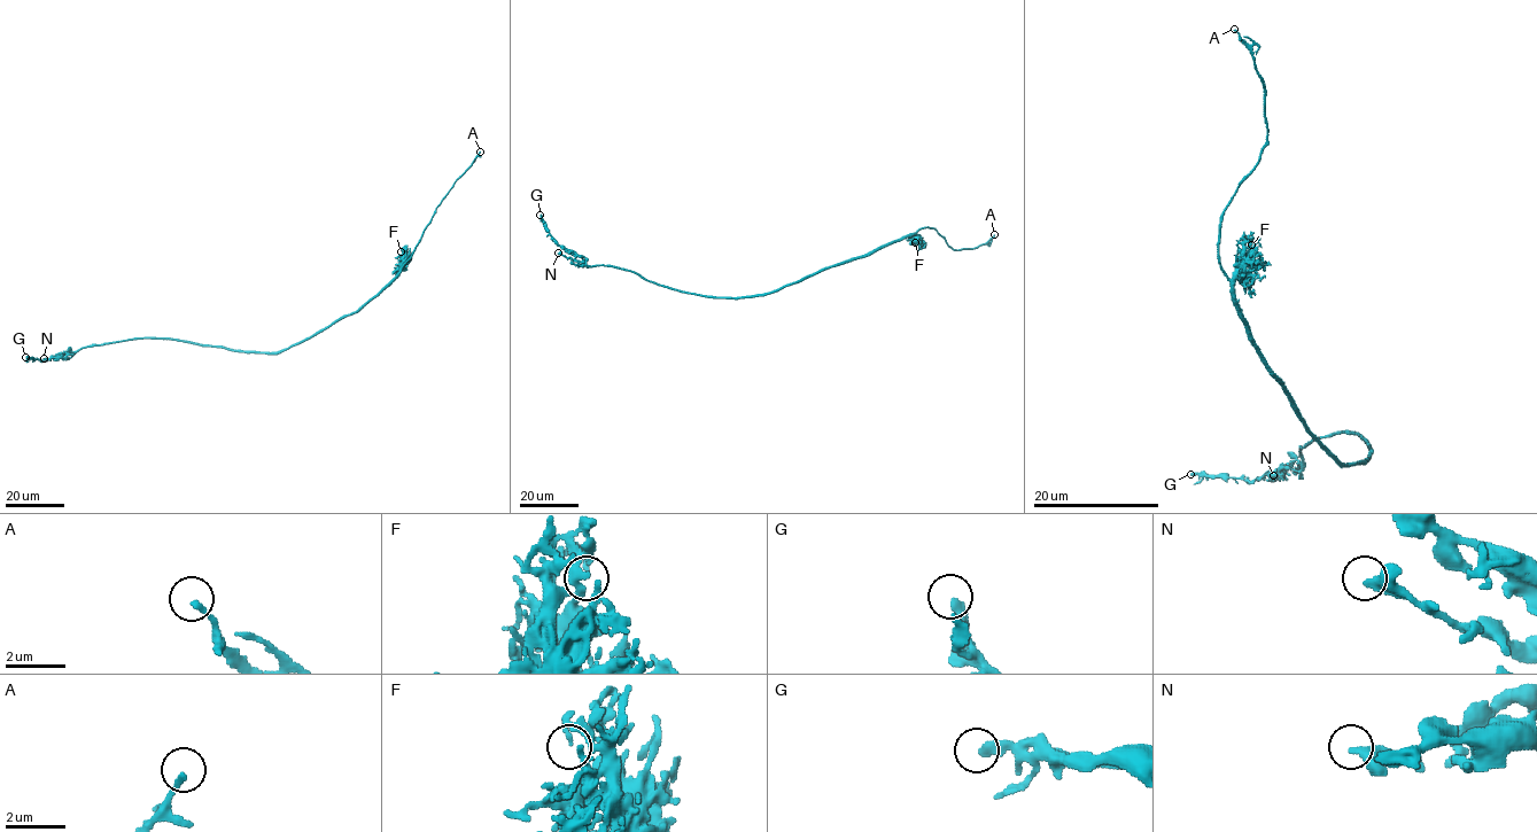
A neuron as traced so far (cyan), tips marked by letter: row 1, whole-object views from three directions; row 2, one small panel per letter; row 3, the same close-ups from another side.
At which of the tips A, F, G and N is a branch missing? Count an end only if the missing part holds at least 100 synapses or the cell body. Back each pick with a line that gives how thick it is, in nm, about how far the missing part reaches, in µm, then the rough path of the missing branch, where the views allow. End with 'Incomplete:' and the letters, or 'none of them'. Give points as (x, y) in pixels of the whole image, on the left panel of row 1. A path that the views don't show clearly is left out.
A: calibre 160 nm; missing 4 µm
Incomplete: A

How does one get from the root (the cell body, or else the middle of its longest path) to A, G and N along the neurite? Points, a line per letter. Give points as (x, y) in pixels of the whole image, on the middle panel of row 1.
A: (800, 280), (874, 253), (923, 227), (933, 228), (955, 250), (975, 248), (994, 234)
G: (800, 280), (768, 293), (740, 297), (678, 292), (628, 270), (588, 266), (583, 256), (557, 242), (540, 215)
N: (800, 280), (765, 294), (712, 297), (664, 287), (628, 270), (585, 265), (558, 253)

